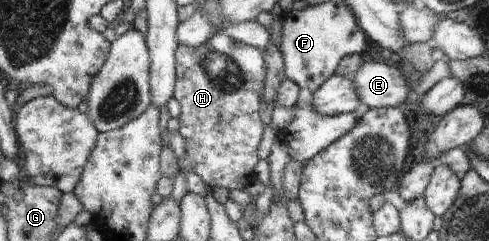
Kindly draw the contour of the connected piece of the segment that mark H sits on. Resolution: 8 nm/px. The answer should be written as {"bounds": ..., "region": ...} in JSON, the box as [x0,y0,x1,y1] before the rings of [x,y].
{"bounds":[174,32,266,190],"region":[[[217,32],[216,34],[213,34],[207,42],[201,44],[201,46],[197,46],[197,48],[191,48],[191,46],[183,46],[183,44],[180,44],[179,51],[176,54],[179,59],[176,61],[177,82],[174,98],[180,104],[180,114],[178,116],[180,125],[178,131],[181,134],[181,138],[183,138],[183,144],[185,144],[184,154],[187,154],[187,158],[191,160],[191,166],[193,166],[193,168],[191,168],[191,170],[193,170],[192,178],[199,185],[207,186],[208,188],[224,187],[228,190],[241,190],[254,180],[253,166],[255,166],[255,163],[258,160],[257,146],[261,140],[261,133],[264,129],[264,126],[259,119],[259,101],[261,100],[261,88],[263,88],[264,76],[266,73],[262,51],[253,48],[253,46],[241,44],[241,42],[233,40],[232,37],[227,36],[225,33]]]}

